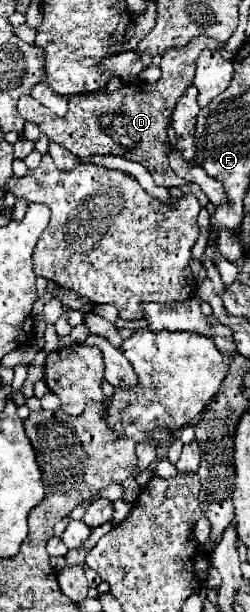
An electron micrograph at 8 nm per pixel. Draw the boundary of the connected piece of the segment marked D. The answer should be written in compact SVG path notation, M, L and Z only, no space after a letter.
M198 36L198 38L190 40L190 44L186 44L186 48L166 52L166 56L162 56L162 62L160 62L162 76L156 84L130 82L114 92L98 90L98 92L70 96L70 110L62 118L54 116L46 106L36 102L32 96L22 96L18 102L20 116L28 122L38 124L40 130L50 138L50 142L58 142L58 144L66 146L72 154L76 154L80 158L94 156L94 154L114 154L114 156L122 156L122 158L134 160L134 162L146 164L146 170L152 174L152 178L158 186L168 186L168 188L178 186L184 193L195 195L201 207L206 207L209 199L201 188L176 176L174 170L170 166L166 166L168 164L166 124L170 122L170 114L172 114L176 100L192 84L198 54L204 48L210 48L210 44L212 44L210 38Z

